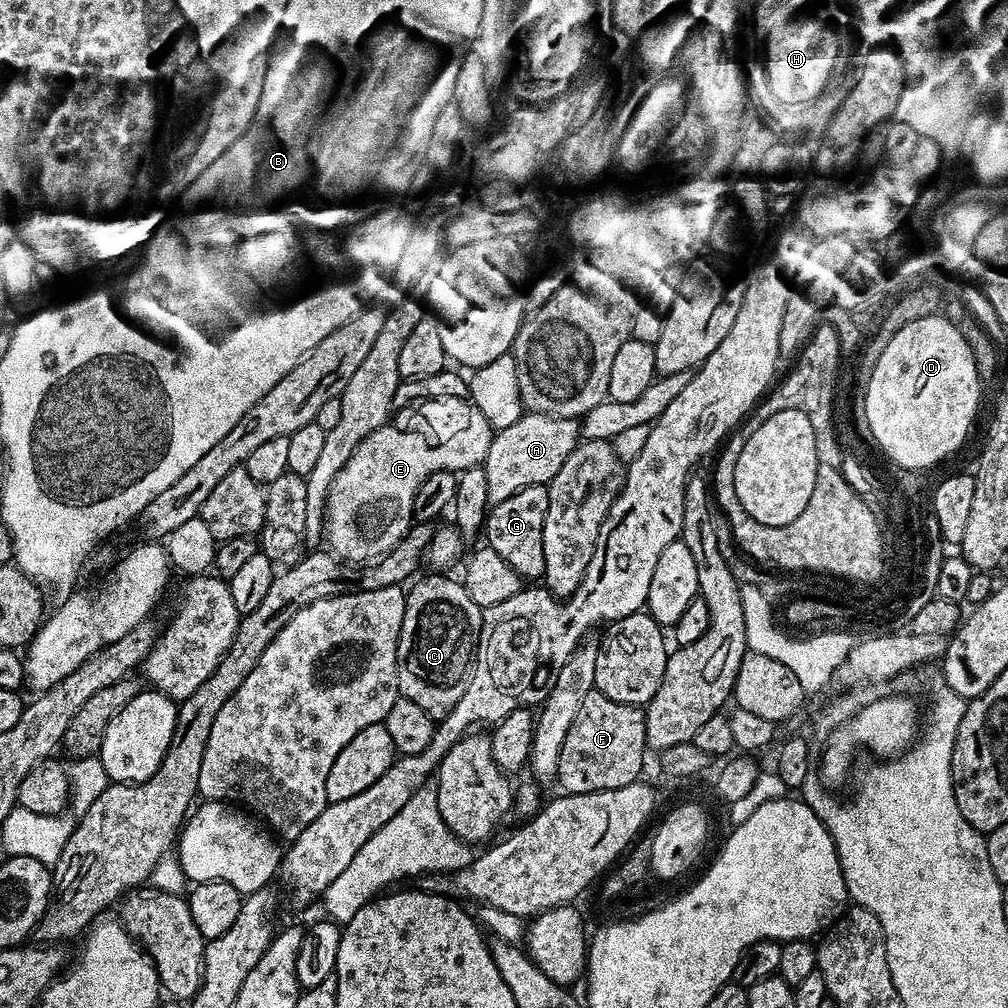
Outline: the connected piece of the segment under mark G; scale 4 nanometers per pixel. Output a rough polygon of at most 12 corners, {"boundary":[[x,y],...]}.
{"boundary":[[548,485],[491,505],[487,547],[528,582],[544,574]]}

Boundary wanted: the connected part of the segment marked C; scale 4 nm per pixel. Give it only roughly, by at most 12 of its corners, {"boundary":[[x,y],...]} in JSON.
{"boundary":[[444,574],[407,589],[403,699],[443,718],[472,680],[484,614]]}

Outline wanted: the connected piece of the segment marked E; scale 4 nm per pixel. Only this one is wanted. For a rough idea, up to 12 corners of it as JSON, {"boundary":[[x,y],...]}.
{"boundary":[[468,398],[383,424],[338,470],[323,543],[379,561],[435,472],[483,465],[494,430]]}

